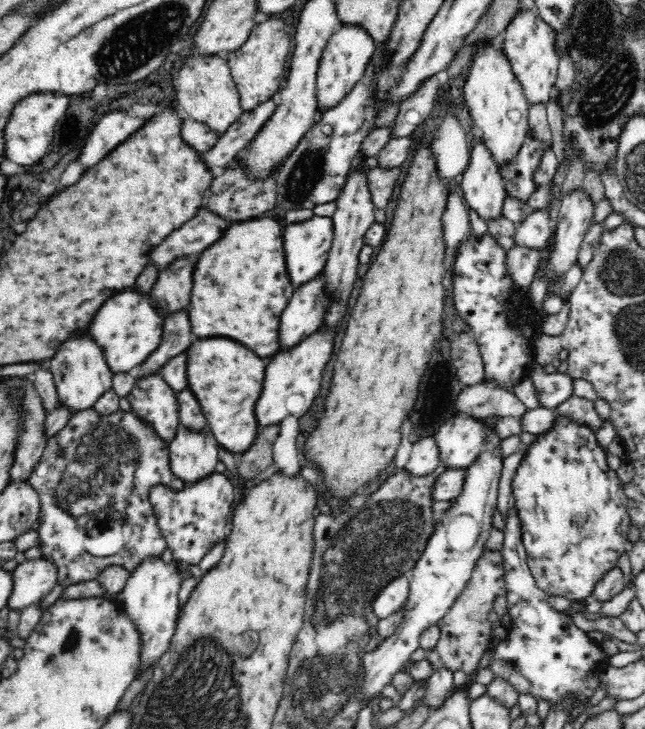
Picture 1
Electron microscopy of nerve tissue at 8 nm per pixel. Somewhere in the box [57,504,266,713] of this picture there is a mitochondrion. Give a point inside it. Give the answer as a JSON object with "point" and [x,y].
{"point":[73,636]}

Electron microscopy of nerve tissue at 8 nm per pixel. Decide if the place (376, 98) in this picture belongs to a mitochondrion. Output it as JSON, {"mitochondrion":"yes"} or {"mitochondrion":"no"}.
{"mitochondrion":"no"}

